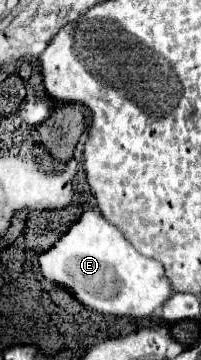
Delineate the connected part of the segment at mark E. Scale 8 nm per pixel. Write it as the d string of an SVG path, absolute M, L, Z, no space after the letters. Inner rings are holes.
M86 210L70 230L40 256L44 278L74 292L78 302L102 314L142 318L152 314L172 294L164 268L154 258L142 256L102 214Z

